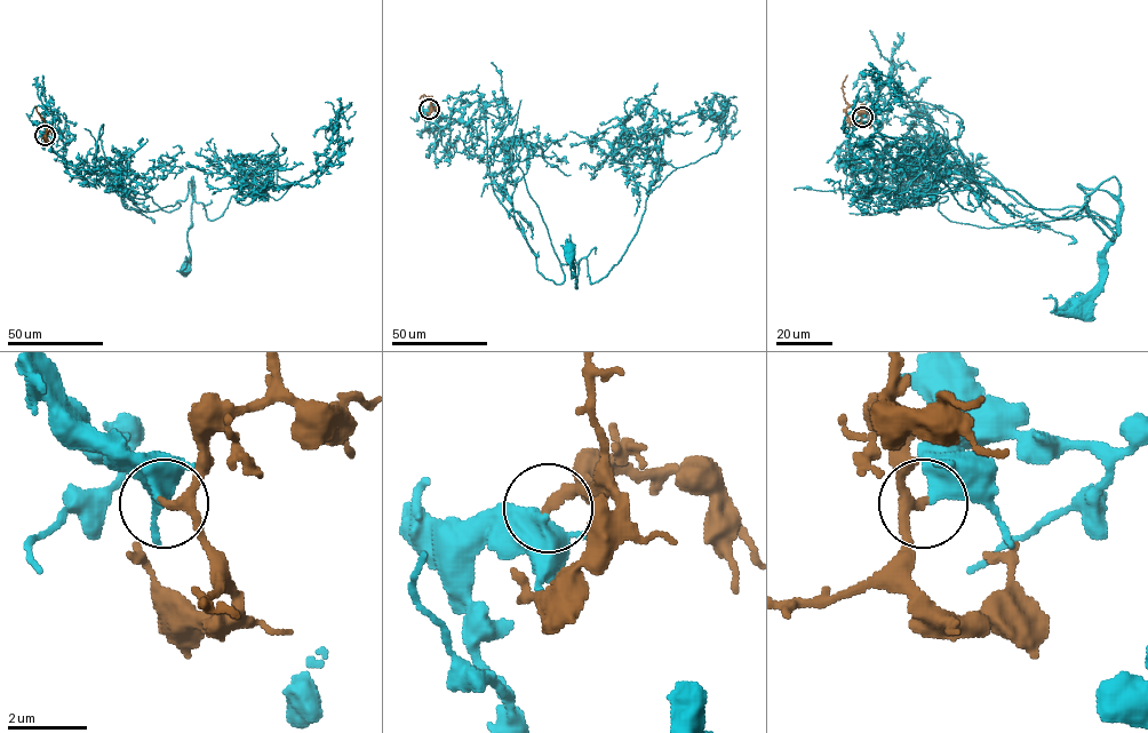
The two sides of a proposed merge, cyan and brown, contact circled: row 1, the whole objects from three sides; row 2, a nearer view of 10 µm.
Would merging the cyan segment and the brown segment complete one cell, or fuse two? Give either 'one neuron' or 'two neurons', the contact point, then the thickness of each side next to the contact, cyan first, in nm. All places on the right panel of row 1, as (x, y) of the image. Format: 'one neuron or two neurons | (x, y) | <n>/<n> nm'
one neuron | (862, 117) | 400/220 nm

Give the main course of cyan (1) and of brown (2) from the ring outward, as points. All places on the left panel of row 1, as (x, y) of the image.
1: (44, 135), (65, 162), (93, 169), (103, 124), (102, 146), (119, 185), (168, 212), (193, 185), (186, 269)
2: (44, 135), (47, 141), (47, 126), (34, 106)

